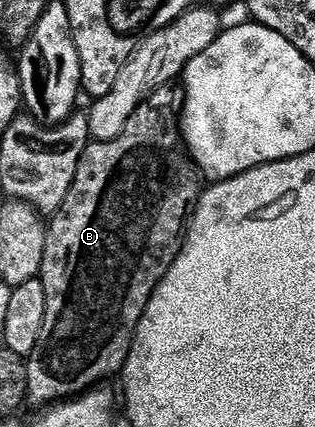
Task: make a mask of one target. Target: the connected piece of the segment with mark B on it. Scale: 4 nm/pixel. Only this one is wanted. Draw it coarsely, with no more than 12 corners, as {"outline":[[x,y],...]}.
{"outline":[[140,105],[50,220],[27,398],[120,374],[205,179]]}

